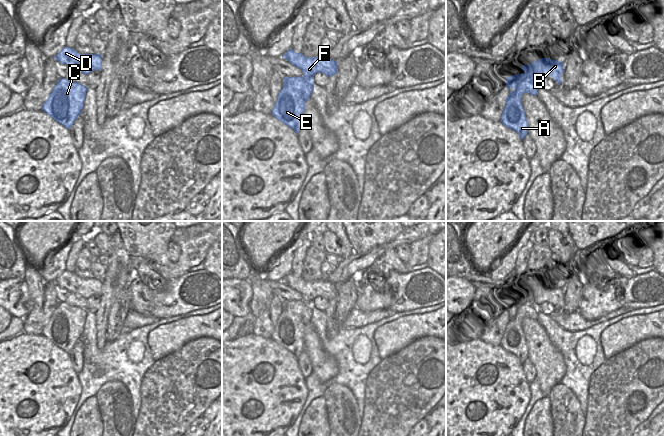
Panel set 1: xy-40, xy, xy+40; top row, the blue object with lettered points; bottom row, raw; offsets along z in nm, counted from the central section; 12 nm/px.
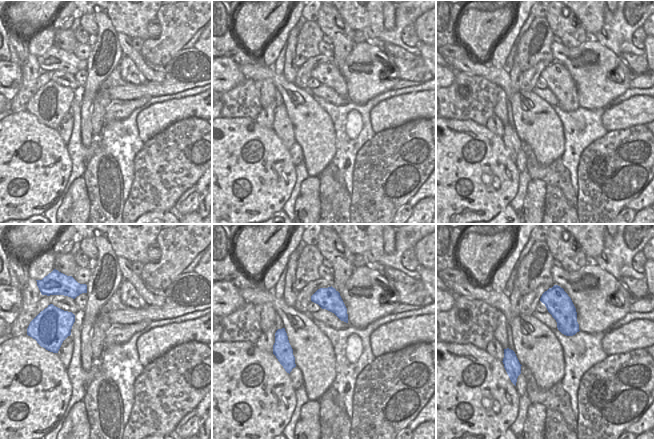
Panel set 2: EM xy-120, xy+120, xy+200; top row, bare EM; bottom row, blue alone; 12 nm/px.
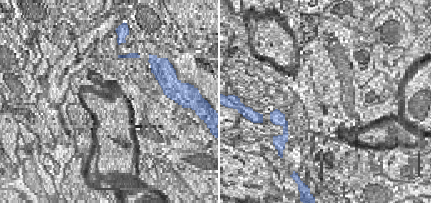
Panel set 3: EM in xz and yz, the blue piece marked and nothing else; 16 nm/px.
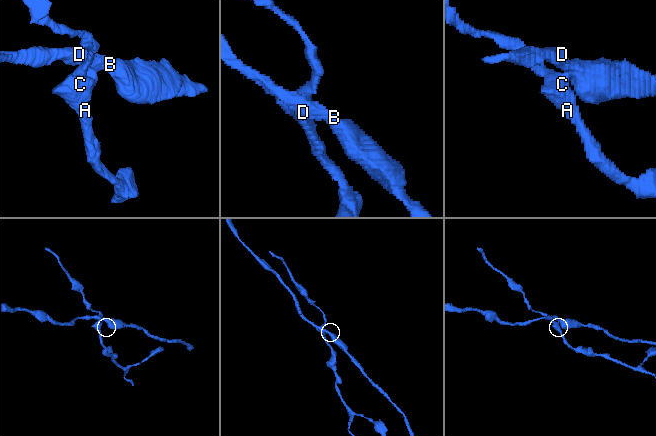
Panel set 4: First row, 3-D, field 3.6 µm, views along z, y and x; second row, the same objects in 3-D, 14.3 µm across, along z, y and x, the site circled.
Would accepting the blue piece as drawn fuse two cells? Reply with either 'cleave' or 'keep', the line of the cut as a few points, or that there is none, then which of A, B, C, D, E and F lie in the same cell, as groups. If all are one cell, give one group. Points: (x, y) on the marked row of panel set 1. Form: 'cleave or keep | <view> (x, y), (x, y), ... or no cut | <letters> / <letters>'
cleave | xy+40 (525, 72), (530, 72), (537, 79) | A C E / B D F

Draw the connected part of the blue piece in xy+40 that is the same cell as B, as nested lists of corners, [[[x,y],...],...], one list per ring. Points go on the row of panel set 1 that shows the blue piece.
[[[542,58],[533,61],[530,65],[521,66],[525,73],[531,73],[537,79],[543,74],[548,74],[554,78],[557,84],[562,84],[563,63],[562,61]]]

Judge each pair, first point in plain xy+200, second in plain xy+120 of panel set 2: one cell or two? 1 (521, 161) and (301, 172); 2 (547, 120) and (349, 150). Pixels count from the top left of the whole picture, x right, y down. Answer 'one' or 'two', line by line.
1: two
2: two

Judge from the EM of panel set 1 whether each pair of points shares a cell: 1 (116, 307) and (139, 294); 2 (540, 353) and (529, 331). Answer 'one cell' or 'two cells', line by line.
1: two cells
2: one cell

